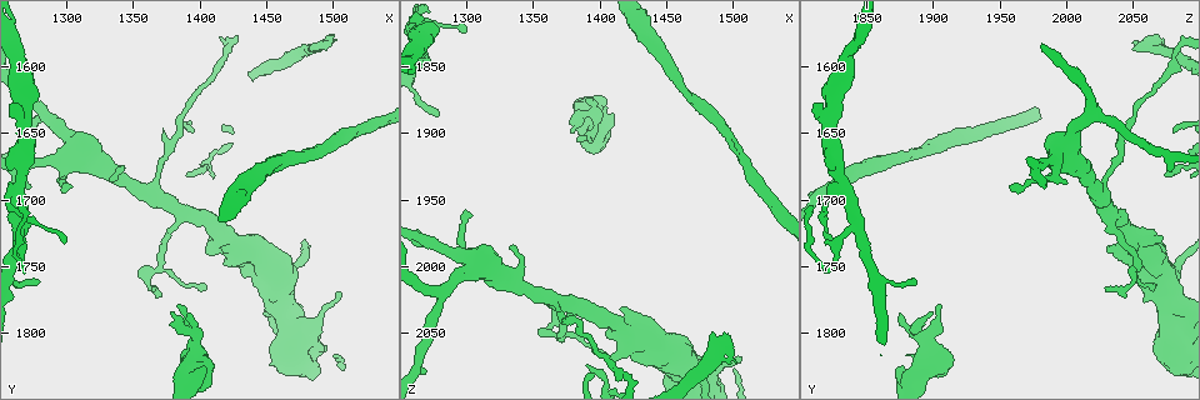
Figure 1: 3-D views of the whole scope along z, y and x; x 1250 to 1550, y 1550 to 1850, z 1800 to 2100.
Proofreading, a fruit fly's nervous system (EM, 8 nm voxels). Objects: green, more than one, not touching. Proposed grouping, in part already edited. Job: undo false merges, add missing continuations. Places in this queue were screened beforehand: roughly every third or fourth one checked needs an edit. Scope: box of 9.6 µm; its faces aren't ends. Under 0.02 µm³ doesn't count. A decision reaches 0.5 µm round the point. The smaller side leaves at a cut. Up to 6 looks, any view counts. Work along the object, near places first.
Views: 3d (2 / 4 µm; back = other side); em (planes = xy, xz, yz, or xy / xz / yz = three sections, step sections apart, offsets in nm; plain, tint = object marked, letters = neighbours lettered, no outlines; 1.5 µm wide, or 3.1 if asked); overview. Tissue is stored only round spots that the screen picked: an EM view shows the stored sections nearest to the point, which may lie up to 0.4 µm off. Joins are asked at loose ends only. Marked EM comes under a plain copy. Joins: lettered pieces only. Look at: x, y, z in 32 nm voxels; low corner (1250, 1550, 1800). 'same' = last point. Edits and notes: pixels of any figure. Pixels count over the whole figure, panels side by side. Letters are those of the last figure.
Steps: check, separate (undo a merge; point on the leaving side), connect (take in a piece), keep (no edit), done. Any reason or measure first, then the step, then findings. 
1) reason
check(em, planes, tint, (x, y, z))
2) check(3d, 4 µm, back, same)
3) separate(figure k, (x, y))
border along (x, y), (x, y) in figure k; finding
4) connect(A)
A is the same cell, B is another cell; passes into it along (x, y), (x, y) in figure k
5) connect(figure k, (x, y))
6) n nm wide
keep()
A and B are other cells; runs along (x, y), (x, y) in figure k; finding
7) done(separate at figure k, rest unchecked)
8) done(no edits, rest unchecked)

tapers out
check(em, planes, letters, (1504, 1770, 2070))

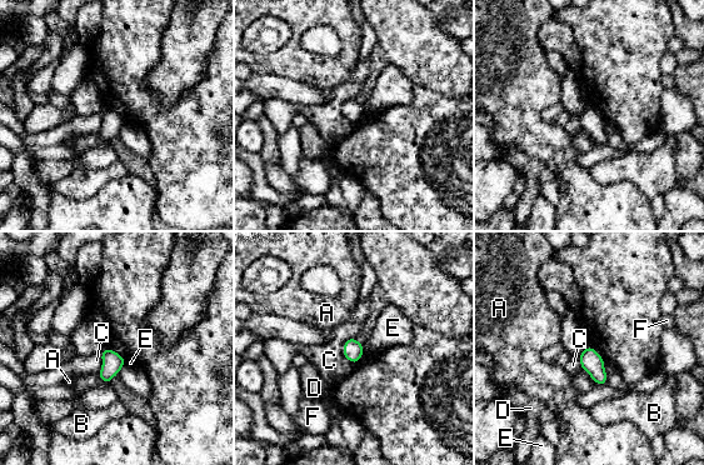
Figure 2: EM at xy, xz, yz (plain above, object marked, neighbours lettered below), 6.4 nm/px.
keep()
A, B, C, D, E and F are other cells; border along (353, 336), (343, 354), (354, 364) in figure 2; none of them fits

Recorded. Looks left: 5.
check(3d, 2 µm, (1410, 1728, 2072))

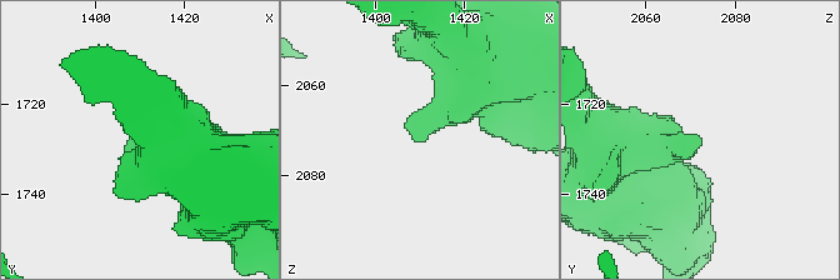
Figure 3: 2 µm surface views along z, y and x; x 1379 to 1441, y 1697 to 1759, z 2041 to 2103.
check(em, planes, letters, (1408, 1728, 2072))

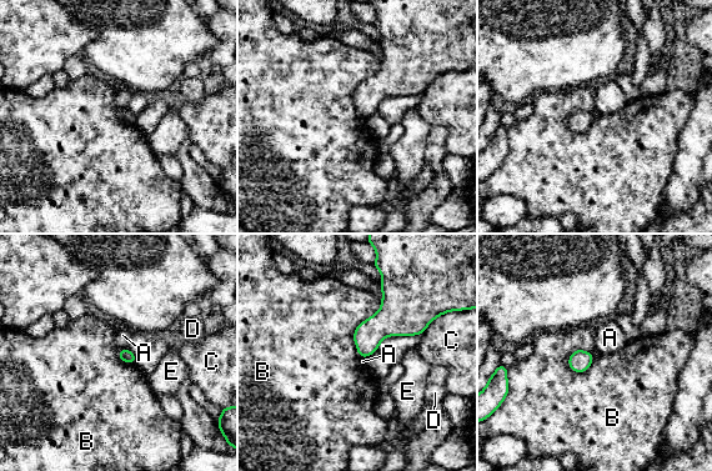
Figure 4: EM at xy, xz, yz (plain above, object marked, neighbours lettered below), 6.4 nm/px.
keep()
A, B, C, D and E are other cells; border along (593, 355), (586, 370), (568, 367) in figure 4; none of them fits

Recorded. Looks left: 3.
tapers out
check(em, planes, letters, (1300, 1692, 1960))

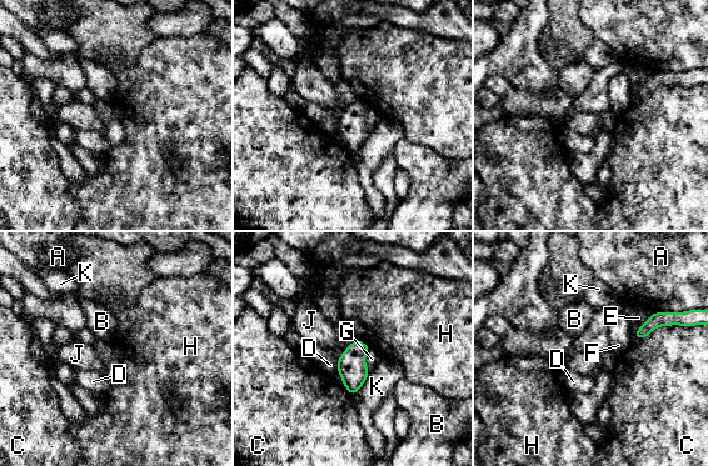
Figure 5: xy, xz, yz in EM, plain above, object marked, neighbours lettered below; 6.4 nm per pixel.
keep()
A, B, C, D, E, F, G, H, J and K are other cells; border along (370, 347), (365, 355), (368, 372) in figure 5; no lettered piece goes on from it

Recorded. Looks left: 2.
done(no edits, rest unchecked)

